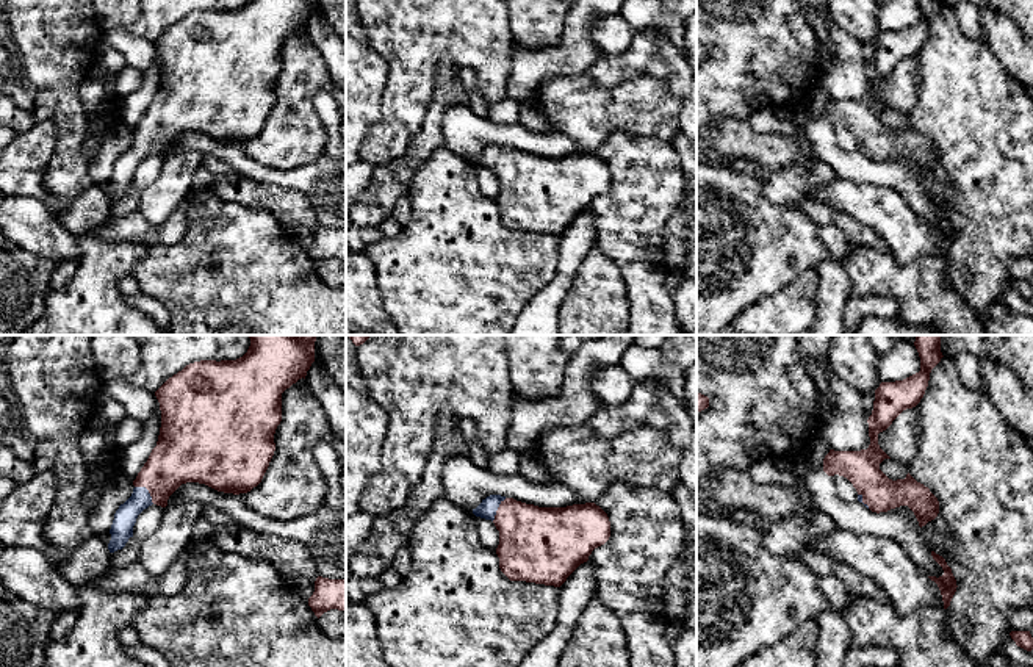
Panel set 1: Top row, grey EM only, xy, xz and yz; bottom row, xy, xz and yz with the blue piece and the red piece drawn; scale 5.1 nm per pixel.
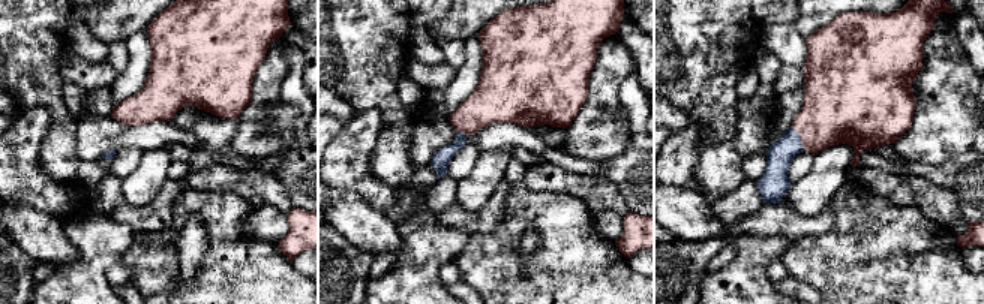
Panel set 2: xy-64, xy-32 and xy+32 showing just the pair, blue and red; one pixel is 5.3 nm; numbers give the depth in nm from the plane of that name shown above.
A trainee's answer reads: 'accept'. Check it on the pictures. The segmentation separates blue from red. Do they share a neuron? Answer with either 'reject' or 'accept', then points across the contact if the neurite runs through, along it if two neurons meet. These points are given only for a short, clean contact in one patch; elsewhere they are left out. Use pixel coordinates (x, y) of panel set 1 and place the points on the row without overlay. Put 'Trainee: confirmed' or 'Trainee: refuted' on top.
Trainee: confirmed
accept | across xy (125, 165), (147, 140), (180, 105)

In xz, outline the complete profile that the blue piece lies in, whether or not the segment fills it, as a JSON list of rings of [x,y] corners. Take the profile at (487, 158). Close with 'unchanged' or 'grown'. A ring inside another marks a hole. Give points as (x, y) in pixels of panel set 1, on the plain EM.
[[[490,144],[473,158],[476,166],[491,169],[499,180],[496,204],[499,218],[510,230],[560,236],[592,200],[610,186],[607,163],[595,152],[567,157],[538,157],[513,147]]] | grown

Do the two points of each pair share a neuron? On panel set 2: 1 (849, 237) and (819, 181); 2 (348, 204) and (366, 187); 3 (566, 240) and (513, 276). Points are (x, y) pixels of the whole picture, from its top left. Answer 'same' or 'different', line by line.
1: different
2: different
3: same

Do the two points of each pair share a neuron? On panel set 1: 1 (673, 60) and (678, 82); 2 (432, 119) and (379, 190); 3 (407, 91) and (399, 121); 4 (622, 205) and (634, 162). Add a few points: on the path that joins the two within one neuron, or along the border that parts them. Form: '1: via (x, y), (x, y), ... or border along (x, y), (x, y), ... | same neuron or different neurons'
1: via (678, 64), (678, 77) | same neuron
2: via (431, 137), (396, 174) | same neuron
3: via (406, 99), (403, 113) | same neuron
4: via (633, 194), (634, 173) | same neuron

